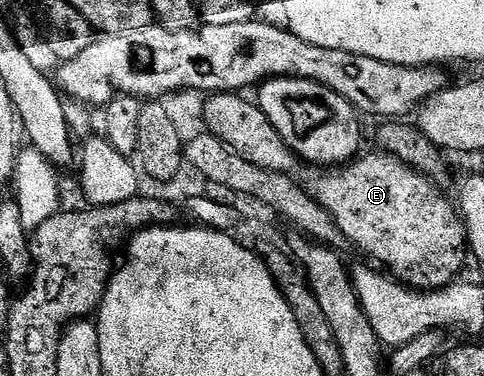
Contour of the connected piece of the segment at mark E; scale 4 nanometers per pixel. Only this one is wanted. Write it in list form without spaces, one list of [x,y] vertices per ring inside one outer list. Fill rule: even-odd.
[[[384,151],[367,153],[340,167],[325,167],[320,171],[313,171],[313,174],[303,181],[304,188],[308,189],[311,196],[337,222],[346,242],[358,245],[373,263],[410,288],[435,290],[456,282],[459,277],[457,272],[465,265],[465,253],[467,257],[465,222],[458,206],[454,202],[452,205],[429,182],[432,180],[426,174],[418,173],[410,165],[404,165],[398,157],[392,157]]]

